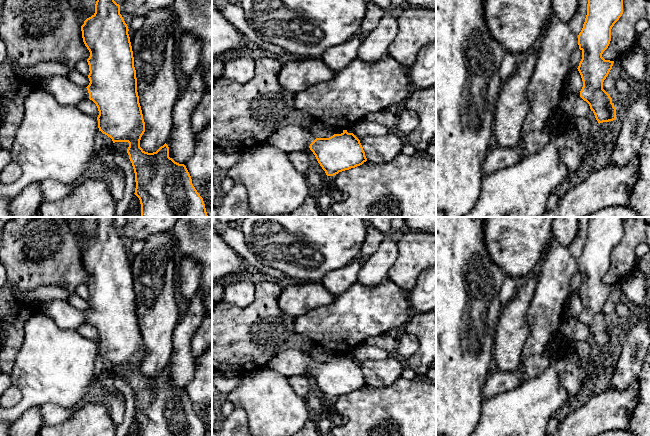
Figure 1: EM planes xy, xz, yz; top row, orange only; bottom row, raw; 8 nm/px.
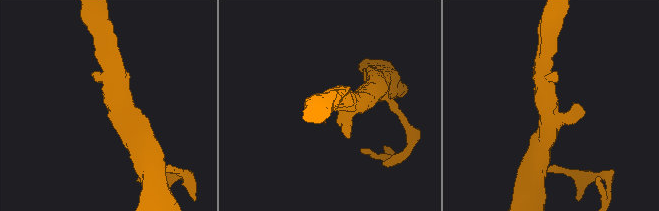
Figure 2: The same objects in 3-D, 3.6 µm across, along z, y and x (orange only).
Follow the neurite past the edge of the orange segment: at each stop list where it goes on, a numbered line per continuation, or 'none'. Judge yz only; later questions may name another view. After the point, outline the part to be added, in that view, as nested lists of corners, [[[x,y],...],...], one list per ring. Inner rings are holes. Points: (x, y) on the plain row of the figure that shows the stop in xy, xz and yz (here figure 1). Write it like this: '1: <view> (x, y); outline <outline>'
none

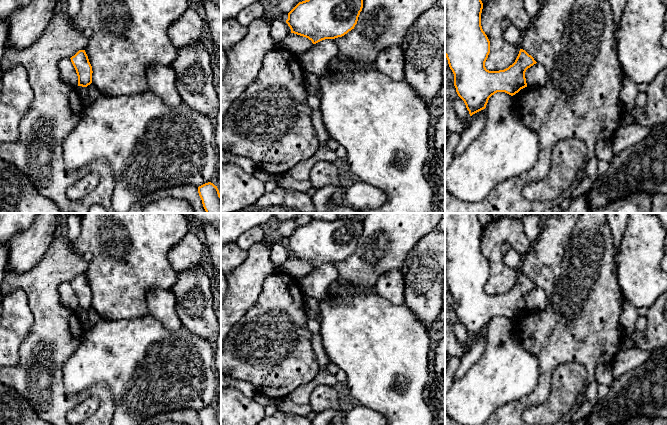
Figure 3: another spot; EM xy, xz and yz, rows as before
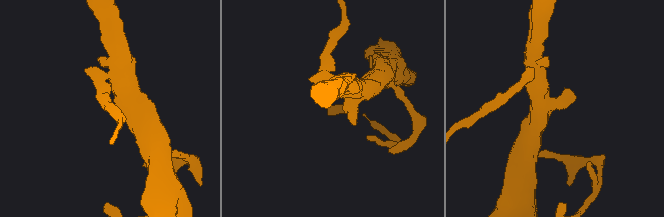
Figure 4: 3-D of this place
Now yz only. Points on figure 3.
none

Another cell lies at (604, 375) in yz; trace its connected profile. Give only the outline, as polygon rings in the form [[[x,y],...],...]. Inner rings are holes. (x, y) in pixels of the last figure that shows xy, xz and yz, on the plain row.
[[[609,362],[600,364],[596,369],[595,381],[600,385],[610,386],[614,381],[612,365]]]

